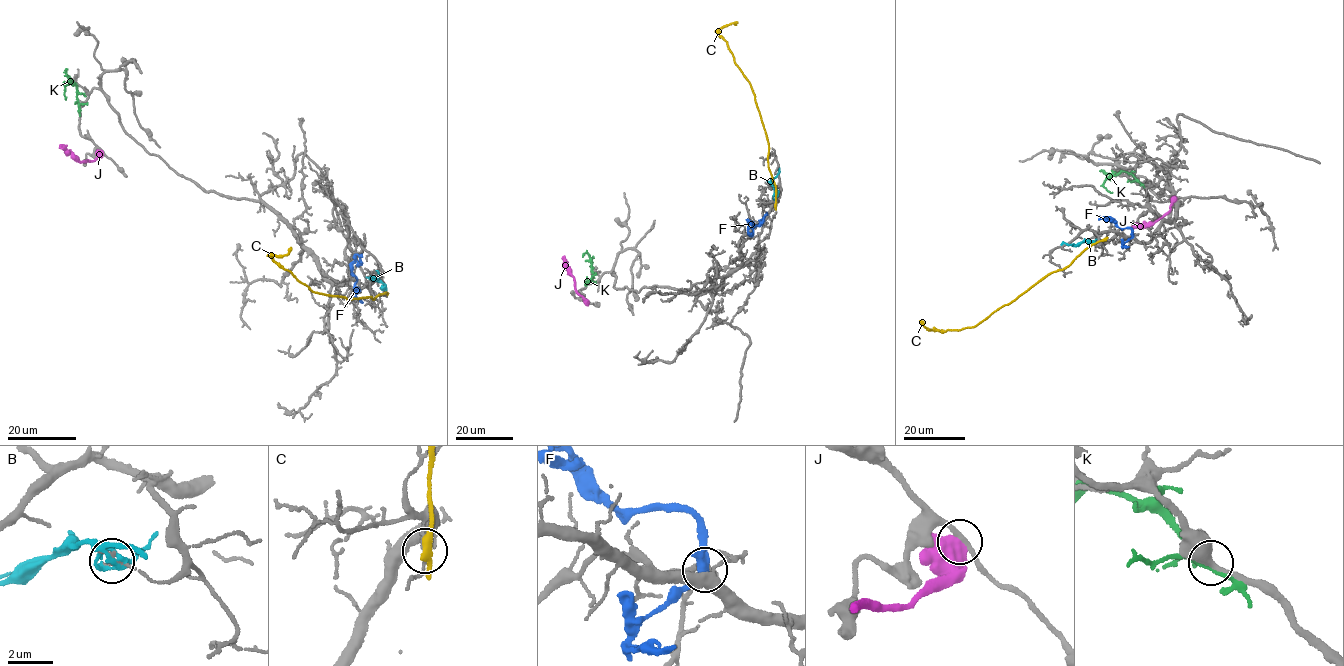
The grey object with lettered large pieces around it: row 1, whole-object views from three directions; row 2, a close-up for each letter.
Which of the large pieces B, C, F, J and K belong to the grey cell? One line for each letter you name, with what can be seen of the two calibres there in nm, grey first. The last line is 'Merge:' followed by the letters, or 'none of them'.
Merge: none of them

